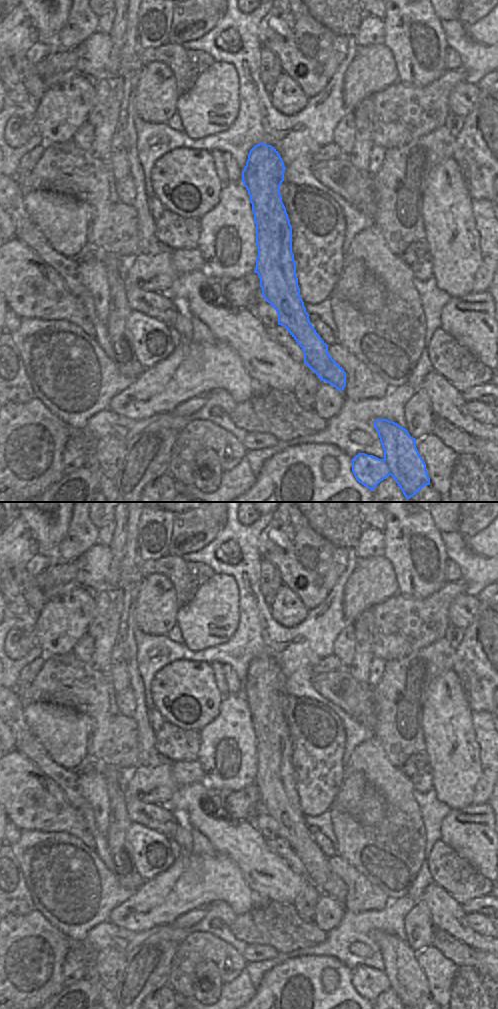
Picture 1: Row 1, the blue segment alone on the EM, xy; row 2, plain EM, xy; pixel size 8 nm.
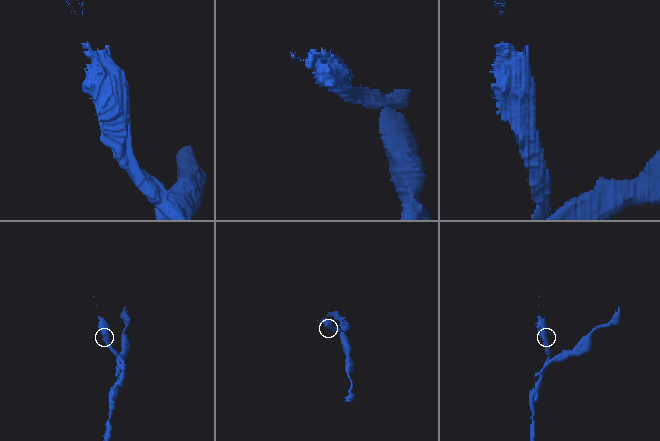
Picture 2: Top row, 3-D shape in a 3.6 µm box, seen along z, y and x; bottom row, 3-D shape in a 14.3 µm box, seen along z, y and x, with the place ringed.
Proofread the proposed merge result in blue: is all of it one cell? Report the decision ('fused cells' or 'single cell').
fused cells

